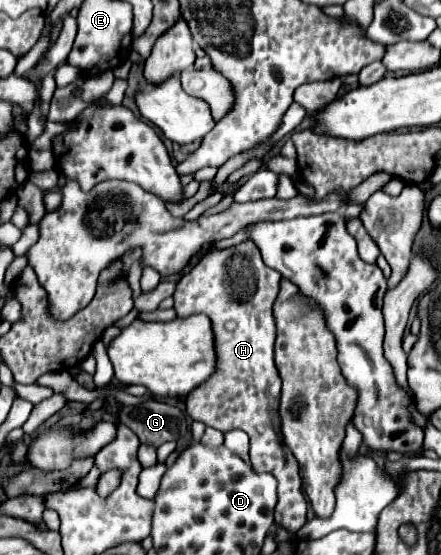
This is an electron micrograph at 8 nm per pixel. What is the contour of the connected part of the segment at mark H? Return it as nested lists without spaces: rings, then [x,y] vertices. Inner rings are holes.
[[[243,241],[235,247],[221,249],[219,253],[205,253],[191,271],[181,275],[173,299],[177,315],[205,313],[211,319],[217,357],[221,357],[217,377],[189,393],[187,413],[195,421],[223,433],[227,427],[239,427],[249,435],[253,471],[269,473],[277,479],[275,523],[295,535],[307,521],[307,501],[301,491],[297,461],[287,453],[279,435],[277,399],[281,379],[273,363],[275,325],[271,313],[279,283],[281,275],[261,261],[261,253],[257,253],[257,247],[251,241]]]

